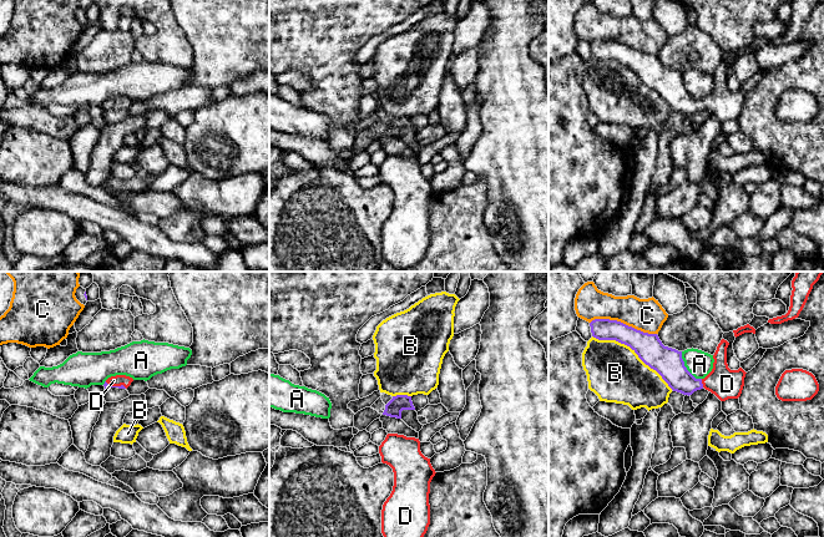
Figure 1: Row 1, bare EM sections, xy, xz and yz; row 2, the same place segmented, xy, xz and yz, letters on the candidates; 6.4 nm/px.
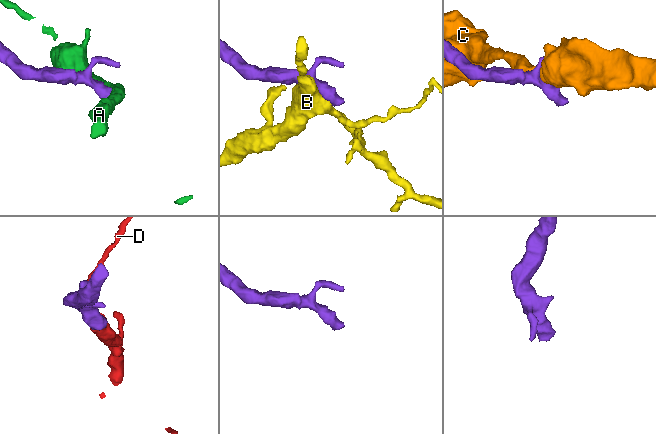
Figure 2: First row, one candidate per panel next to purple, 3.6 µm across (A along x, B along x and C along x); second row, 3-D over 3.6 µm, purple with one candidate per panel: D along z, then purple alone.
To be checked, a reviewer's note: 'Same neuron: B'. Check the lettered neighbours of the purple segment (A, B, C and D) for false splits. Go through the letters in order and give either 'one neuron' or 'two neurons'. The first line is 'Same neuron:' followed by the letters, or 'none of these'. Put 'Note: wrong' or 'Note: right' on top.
Note: wrong
Same neuron: D
A: two neurons
B: two neurons
C: two neurons
D: one neuron

